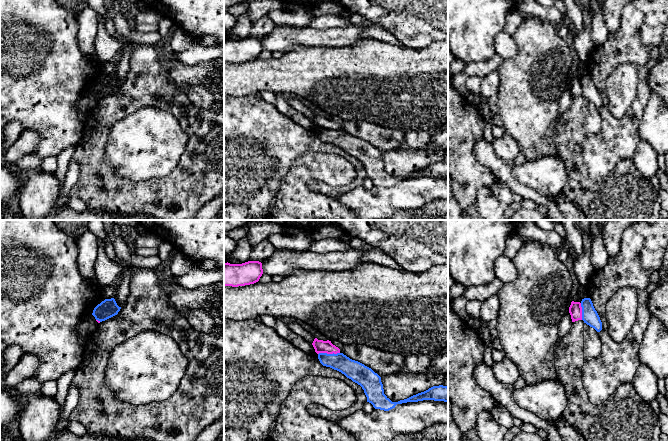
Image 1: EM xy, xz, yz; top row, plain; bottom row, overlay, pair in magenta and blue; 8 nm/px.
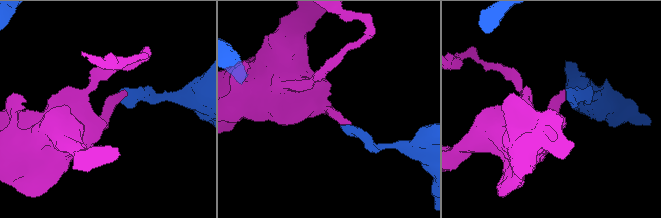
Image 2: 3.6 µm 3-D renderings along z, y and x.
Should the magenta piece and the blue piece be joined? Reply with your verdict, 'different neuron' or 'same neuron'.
different neuron

